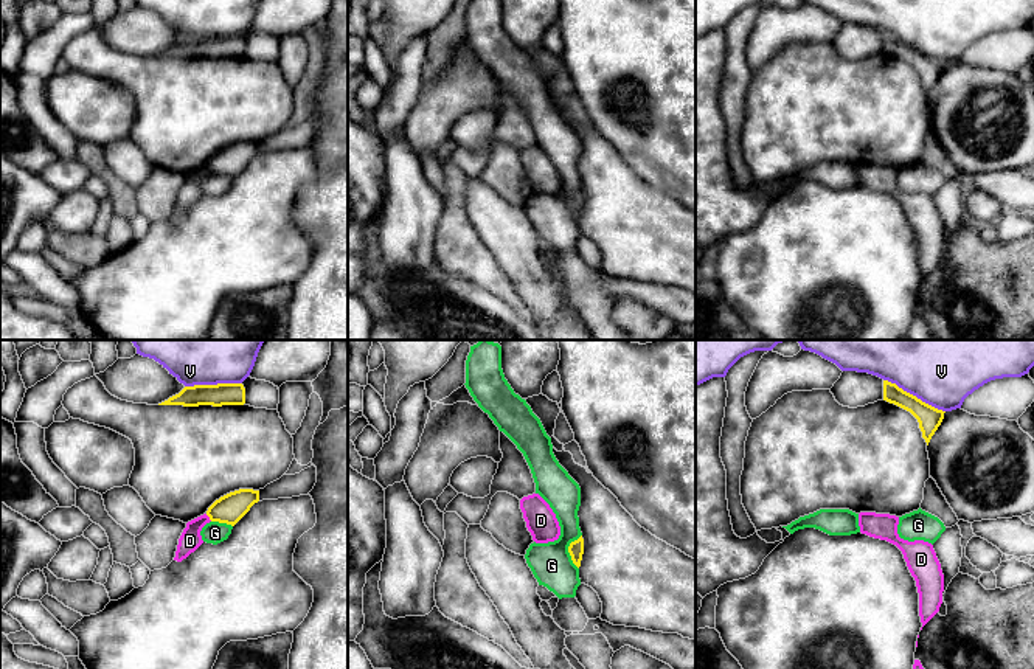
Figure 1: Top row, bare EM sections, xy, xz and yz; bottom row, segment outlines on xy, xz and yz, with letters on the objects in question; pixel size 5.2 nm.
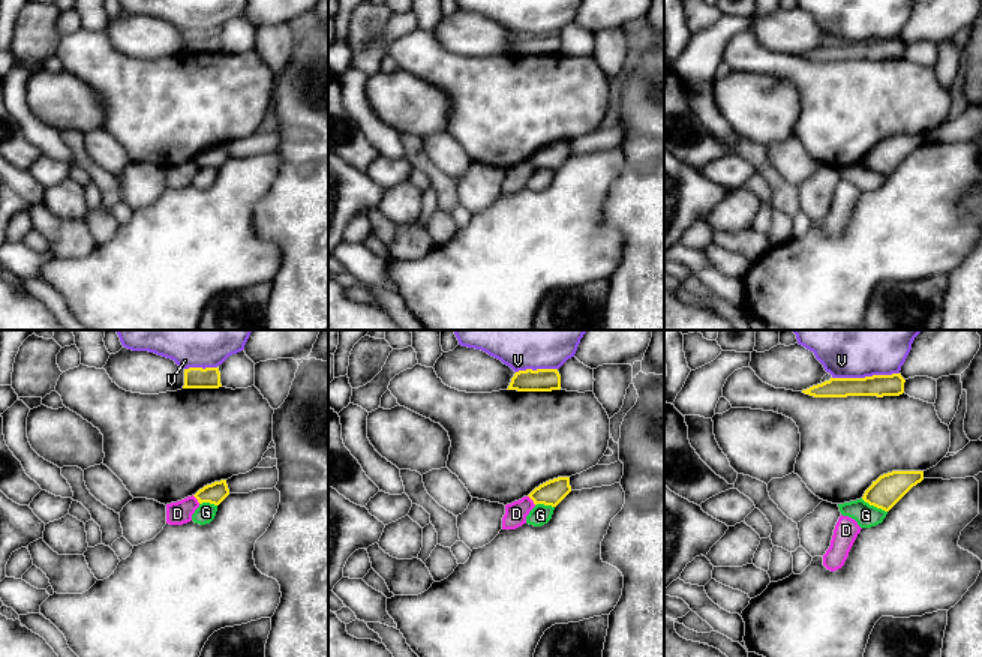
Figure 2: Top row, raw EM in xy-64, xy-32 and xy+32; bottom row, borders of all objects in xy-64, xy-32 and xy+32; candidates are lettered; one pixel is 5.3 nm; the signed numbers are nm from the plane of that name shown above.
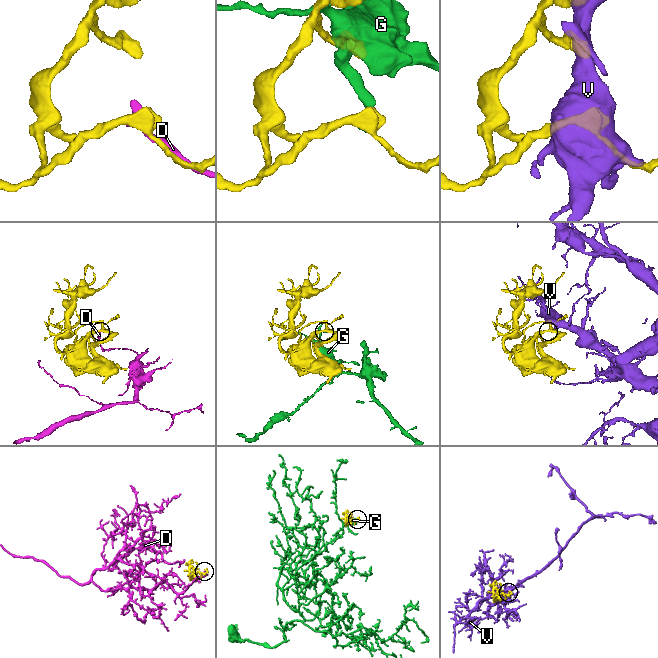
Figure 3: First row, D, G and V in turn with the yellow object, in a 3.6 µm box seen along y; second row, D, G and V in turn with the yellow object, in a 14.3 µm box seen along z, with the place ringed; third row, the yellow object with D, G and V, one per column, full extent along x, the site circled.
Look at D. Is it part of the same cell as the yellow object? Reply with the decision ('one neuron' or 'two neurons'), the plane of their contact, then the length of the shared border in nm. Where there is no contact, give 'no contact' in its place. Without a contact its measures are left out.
two neurons; contact in xy; length 50 nm

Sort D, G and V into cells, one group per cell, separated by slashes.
D / G / V

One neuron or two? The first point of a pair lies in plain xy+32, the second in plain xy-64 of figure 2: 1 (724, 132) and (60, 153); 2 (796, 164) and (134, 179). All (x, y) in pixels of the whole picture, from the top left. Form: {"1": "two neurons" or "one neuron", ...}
{"1": "one neuron", "2": "two neurons"}

